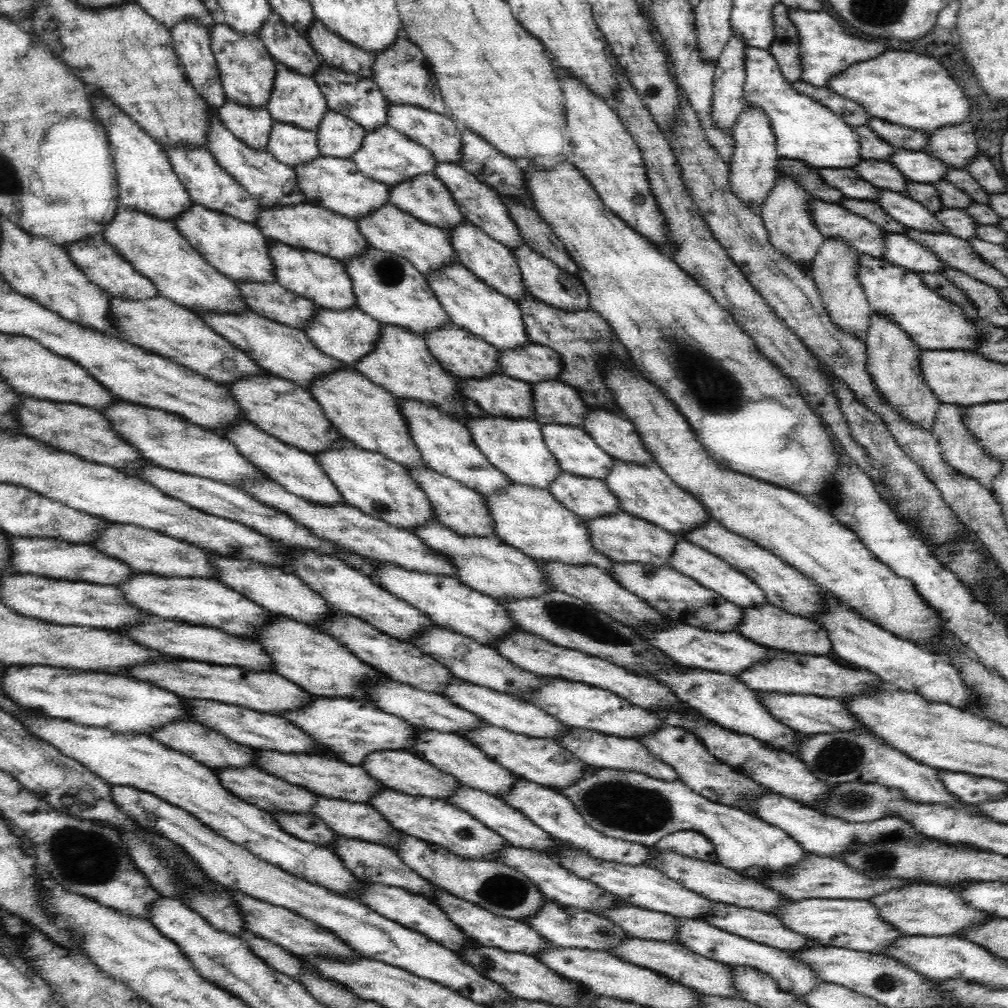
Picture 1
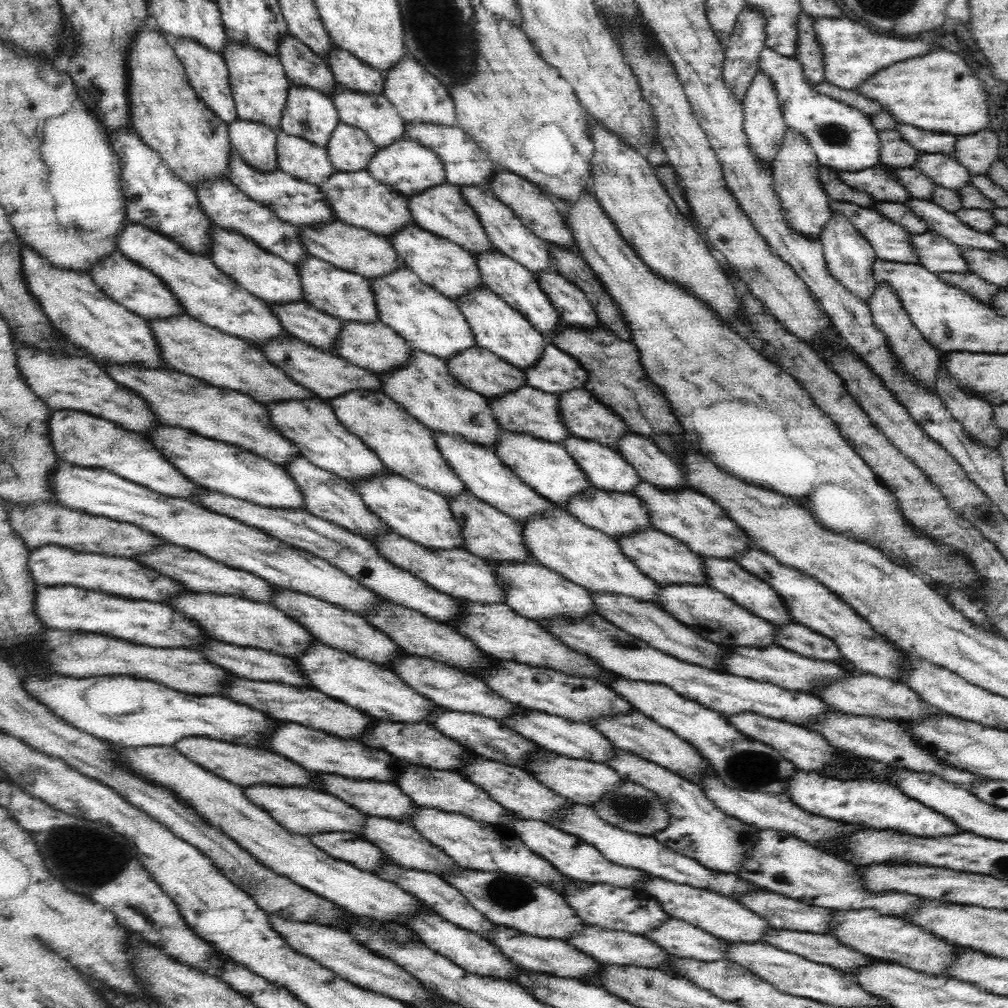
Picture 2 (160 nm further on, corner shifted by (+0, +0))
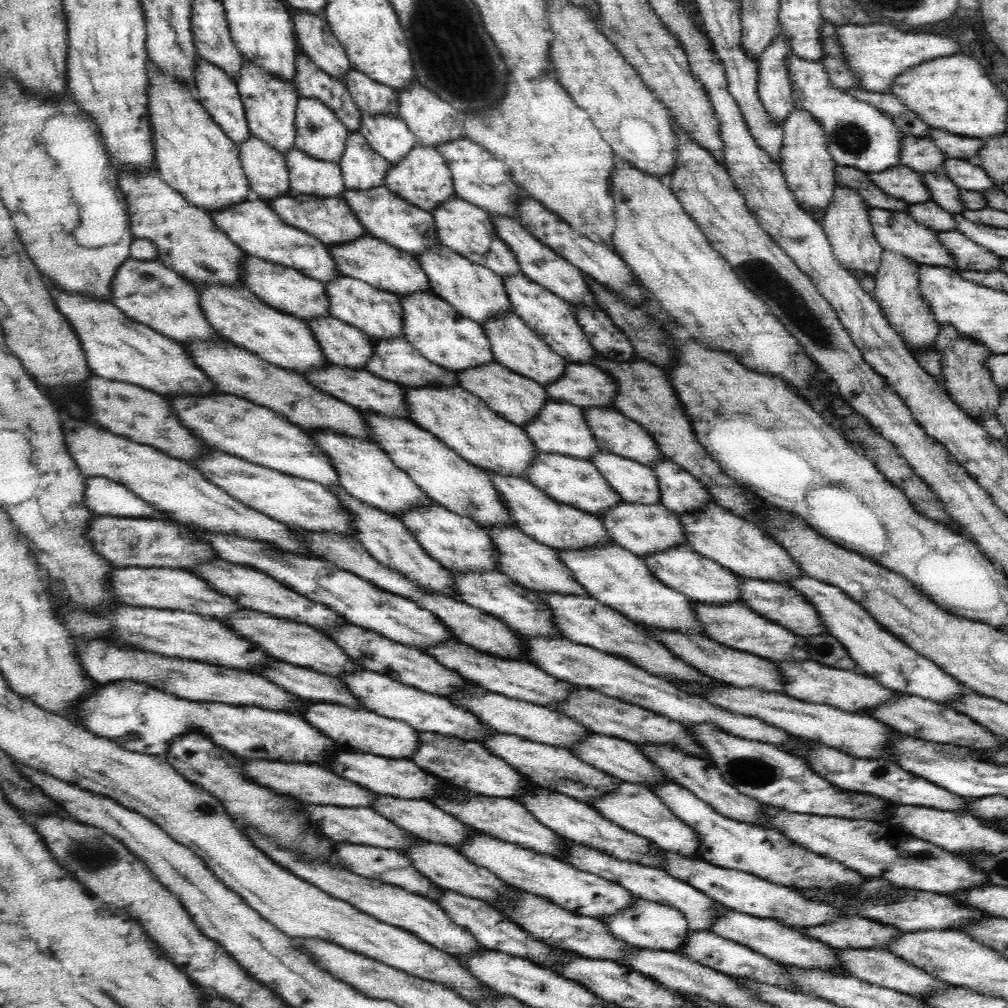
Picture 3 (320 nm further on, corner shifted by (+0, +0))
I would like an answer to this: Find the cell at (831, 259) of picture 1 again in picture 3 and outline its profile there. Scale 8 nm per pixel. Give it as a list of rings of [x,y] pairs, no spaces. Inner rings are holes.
[[[836,184],[821,225],[840,266],[851,273],[863,270],[875,277],[876,270],[880,266],[883,248],[872,230],[869,210],[870,206],[867,202],[864,202],[864,199],[850,186]]]

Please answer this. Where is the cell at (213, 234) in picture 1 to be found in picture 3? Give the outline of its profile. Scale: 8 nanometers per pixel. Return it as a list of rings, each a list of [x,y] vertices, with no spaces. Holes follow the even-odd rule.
[[[250,255],[245,258],[240,270],[243,272],[241,276],[248,291],[264,301],[269,308],[306,322],[332,317],[332,307],[330,307],[326,284],[307,278],[294,269],[266,262]]]

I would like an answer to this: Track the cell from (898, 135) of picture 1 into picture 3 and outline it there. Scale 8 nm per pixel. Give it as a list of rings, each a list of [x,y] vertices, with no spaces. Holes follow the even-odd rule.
[[[930,128],[927,134],[935,145],[944,153],[947,158],[964,159],[965,161],[976,161],[977,154],[985,143],[984,140],[976,140],[976,138],[960,138],[960,136],[943,131],[940,129]]]

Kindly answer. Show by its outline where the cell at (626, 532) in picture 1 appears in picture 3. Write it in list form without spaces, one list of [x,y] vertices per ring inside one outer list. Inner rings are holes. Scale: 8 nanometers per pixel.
[[[676,547],[671,548],[646,558],[646,564],[648,564],[649,571],[660,582],[665,583],[668,588],[677,590],[682,594],[685,594],[690,601],[698,604],[704,603],[704,605],[727,605],[732,603],[740,603],[744,605],[741,600],[741,582],[742,577],[738,574],[722,567],[718,562],[714,562],[711,559],[705,558],[699,552],[696,552],[688,547]]]

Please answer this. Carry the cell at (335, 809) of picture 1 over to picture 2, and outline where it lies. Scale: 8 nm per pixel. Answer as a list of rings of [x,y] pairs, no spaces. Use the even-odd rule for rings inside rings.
[[[367,816],[363,839],[379,846],[389,860],[406,869],[419,870],[420,872],[434,874],[440,878],[444,878],[446,875],[455,875],[464,870],[451,856],[448,856],[439,846],[429,842],[412,826],[393,822],[387,820],[387,818]]]

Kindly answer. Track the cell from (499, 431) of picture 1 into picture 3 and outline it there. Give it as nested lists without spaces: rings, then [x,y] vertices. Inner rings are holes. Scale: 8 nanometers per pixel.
[[[540,452],[527,472],[529,472],[531,483],[544,491],[551,499],[594,516],[602,516],[610,509],[624,503],[592,461]]]

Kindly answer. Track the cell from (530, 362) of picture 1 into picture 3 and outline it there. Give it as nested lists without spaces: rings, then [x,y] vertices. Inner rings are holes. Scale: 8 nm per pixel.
[[[568,363],[559,381],[545,386],[552,400],[591,409],[604,407],[616,410],[613,402],[619,386],[615,378],[597,366]]]

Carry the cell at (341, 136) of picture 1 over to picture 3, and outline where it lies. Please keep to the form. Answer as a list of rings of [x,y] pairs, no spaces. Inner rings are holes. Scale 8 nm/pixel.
[[[349,133],[347,145],[339,162],[345,189],[369,191],[385,186],[391,164],[366,142],[361,133]]]

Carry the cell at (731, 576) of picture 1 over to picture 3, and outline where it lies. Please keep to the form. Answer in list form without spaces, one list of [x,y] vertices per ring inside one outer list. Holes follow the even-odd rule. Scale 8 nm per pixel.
[[[746,577],[742,579],[741,600],[760,616],[781,624],[790,629],[794,634],[805,638],[830,635],[824,623],[821,622],[815,606],[812,606],[811,602],[808,602],[807,598],[790,584],[772,583],[770,581],[760,581]]]

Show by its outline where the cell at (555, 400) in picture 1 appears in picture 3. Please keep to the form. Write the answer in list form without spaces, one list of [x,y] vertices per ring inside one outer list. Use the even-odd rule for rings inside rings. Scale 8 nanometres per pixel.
[[[604,407],[585,409],[586,421],[591,433],[595,436],[599,448],[608,453],[614,453],[622,458],[639,462],[651,469],[656,463],[665,461],[663,452],[655,443],[655,439],[639,423],[633,422],[630,418],[624,417],[618,410]]]

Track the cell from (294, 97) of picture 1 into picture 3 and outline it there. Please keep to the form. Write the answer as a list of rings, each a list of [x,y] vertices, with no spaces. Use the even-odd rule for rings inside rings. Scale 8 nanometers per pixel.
[[[299,97],[295,116],[295,146],[308,157],[324,162],[338,163],[343,157],[348,129],[340,122],[334,112],[316,98]]]

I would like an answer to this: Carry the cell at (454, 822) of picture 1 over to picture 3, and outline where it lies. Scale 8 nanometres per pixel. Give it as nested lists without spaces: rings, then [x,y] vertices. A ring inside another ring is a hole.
[[[476,832],[472,842],[464,843],[459,850],[468,860],[491,870],[498,878],[524,892],[546,898],[560,909],[578,916],[604,922],[616,913],[634,908],[640,898],[628,893],[623,886],[595,873],[583,871],[566,860],[558,860],[512,843],[502,842],[484,832]]]

